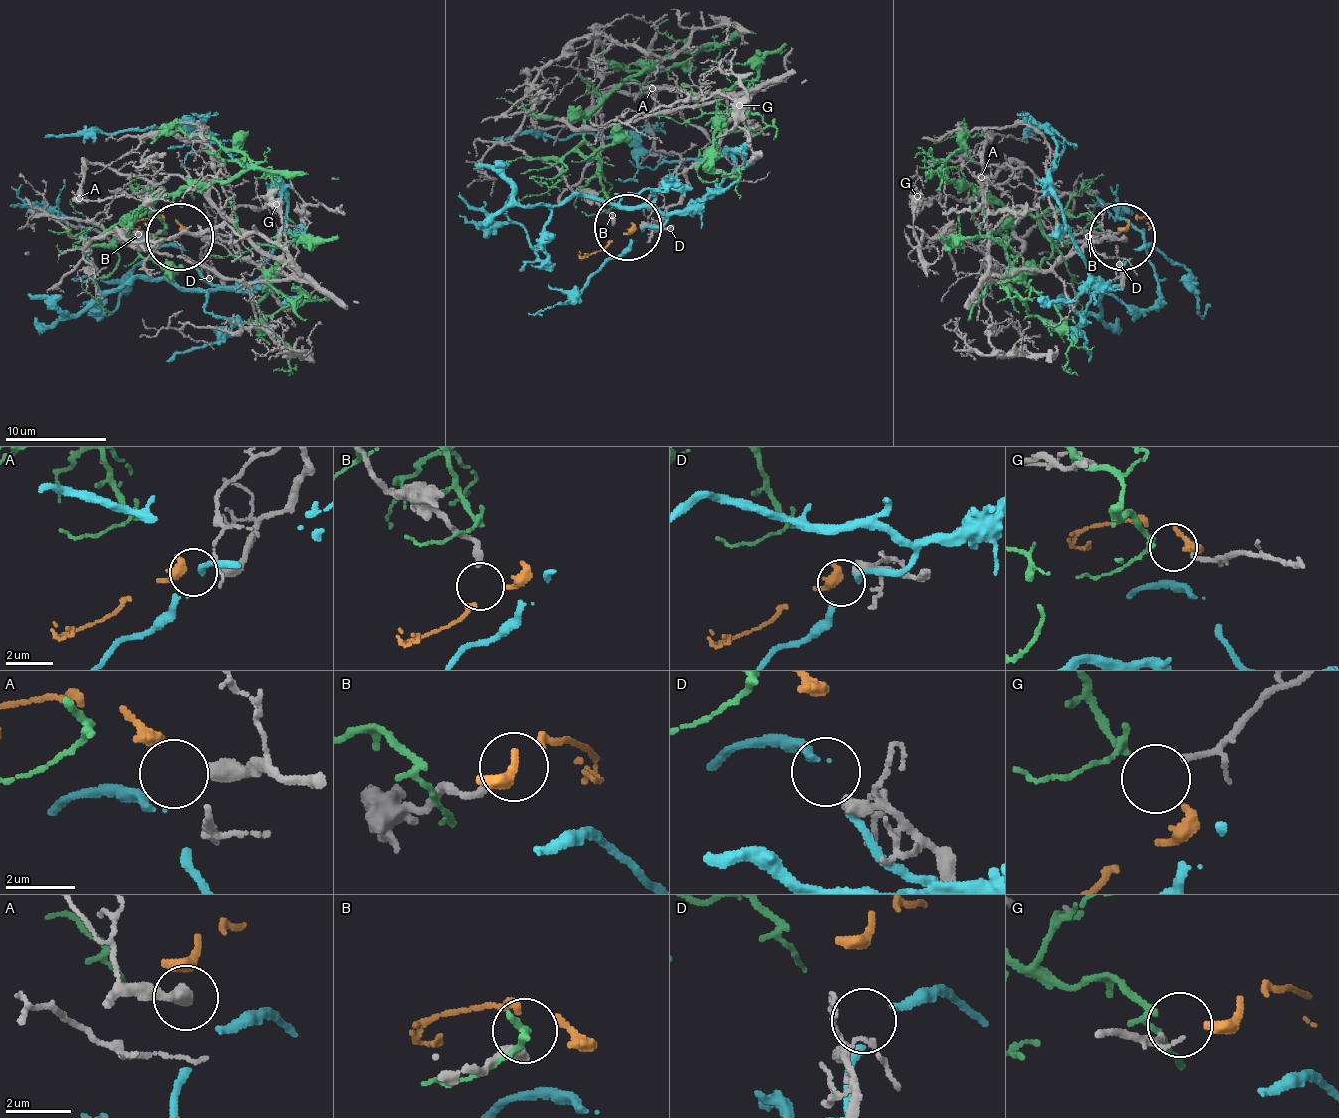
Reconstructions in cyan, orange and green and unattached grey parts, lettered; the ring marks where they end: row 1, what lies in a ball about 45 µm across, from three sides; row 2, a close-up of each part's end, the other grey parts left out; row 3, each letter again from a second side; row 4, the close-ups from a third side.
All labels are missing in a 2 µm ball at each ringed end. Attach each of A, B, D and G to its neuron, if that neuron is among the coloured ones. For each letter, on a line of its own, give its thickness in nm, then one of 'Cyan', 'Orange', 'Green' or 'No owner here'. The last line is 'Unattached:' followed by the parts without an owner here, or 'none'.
A: Thickness 480 nm. No owner here
B: Thickness 240 nm. No owner here
D: Thickness 280 nm. No owner here
G: Thickness 180 nm. No owner here
Unattached: A, B, D, G

